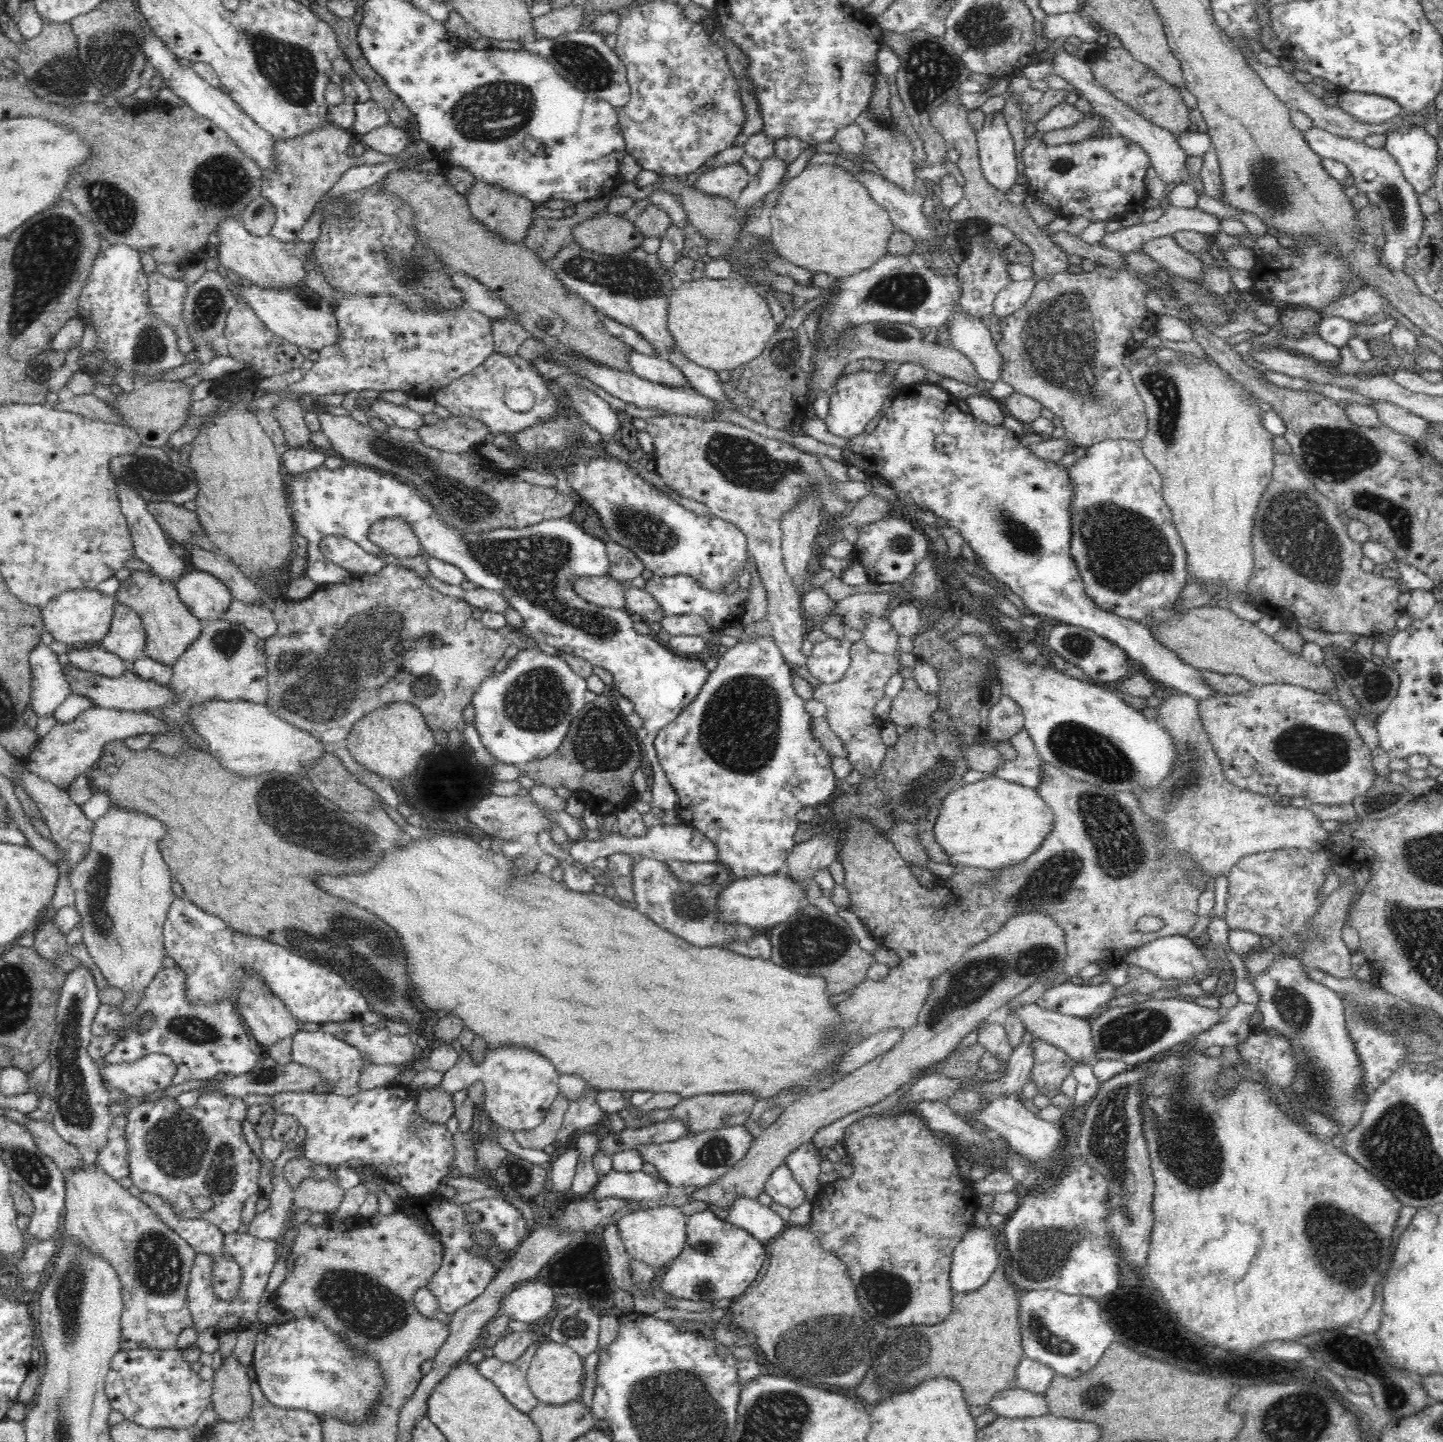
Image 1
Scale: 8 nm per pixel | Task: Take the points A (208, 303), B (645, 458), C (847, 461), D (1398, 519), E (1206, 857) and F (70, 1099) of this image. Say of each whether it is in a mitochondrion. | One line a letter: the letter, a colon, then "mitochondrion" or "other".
A: mitochondrion
B: other
C: other
D: mitochondrion
E: other
F: mitochondrion

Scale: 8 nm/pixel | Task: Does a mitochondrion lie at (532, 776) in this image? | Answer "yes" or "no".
no

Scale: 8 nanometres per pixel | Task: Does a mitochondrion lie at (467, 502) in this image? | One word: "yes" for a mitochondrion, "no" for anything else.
yes

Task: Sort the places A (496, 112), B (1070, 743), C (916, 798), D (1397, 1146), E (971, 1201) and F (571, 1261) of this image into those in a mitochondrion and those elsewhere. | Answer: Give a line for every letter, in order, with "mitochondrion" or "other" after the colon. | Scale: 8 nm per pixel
A: mitochondrion
B: mitochondrion
C: mitochondrion
D: mitochondrion
E: other
F: other

